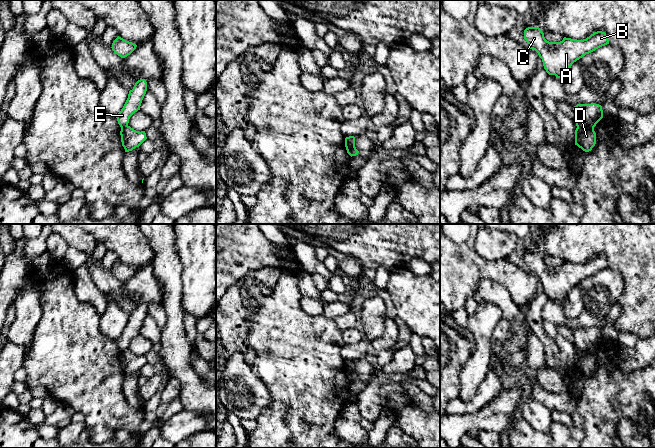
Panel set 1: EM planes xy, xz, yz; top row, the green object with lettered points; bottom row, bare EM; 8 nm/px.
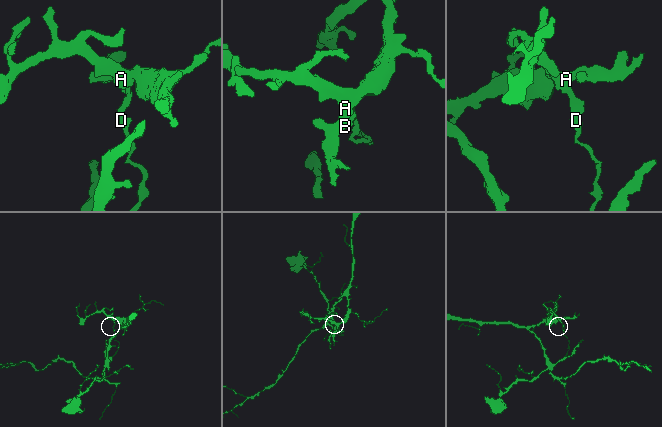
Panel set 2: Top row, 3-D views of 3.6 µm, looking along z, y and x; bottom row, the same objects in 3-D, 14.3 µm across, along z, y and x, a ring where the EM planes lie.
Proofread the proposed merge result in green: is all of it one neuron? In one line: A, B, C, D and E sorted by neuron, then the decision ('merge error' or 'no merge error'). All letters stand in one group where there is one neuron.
A B C E / D; merge error

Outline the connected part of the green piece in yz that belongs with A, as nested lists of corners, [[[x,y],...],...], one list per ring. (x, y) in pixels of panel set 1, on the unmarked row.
[[[539,251],[526,252],[524,263],[530,273],[538,277],[546,296],[563,303],[567,301],[568,294],[574,286],[609,268],[606,257],[602,255],[594,256],[583,264],[564,261],[560,266],[549,266]]]

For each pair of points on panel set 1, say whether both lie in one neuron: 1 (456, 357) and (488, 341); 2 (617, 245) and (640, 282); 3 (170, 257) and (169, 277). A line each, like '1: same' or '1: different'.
1: different
2: same
3: same

